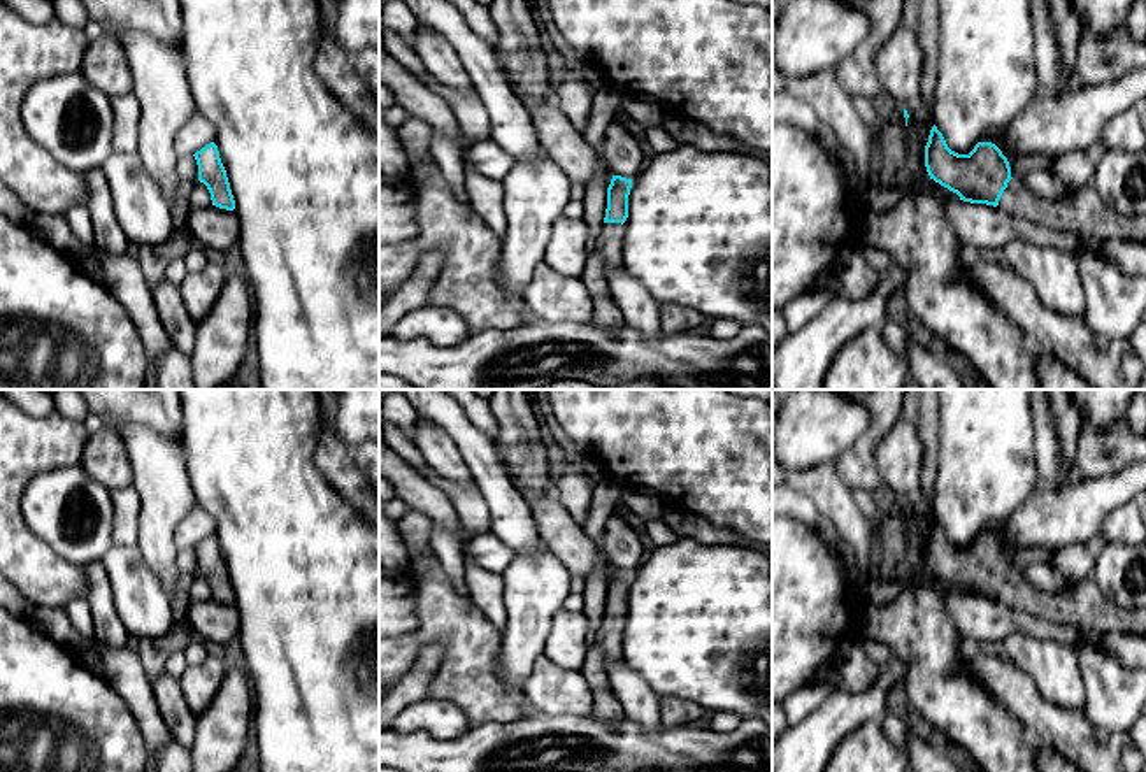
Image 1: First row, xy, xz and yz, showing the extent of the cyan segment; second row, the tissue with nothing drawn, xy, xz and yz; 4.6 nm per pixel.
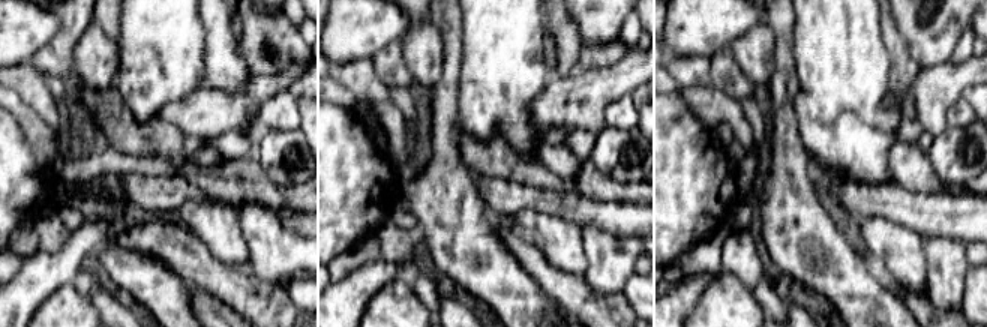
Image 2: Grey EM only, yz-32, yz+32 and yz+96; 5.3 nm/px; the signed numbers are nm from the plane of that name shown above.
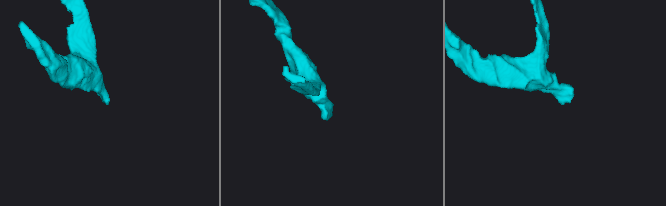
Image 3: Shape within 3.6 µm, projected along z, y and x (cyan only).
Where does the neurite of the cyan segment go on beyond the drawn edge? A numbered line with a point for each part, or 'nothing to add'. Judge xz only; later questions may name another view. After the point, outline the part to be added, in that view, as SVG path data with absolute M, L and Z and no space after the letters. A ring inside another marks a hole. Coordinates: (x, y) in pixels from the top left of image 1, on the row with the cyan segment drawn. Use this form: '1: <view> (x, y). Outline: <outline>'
1: xz (608, 257). Outline: M604 223L597 247L588 256L581 275L593 300L591 323L597 326L620 326L625 323L609 288L609 274L623 268L623 235L625 225Z

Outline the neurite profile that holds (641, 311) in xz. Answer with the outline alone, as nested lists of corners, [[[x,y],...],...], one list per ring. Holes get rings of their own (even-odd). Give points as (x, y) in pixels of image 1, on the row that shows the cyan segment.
[[[625,268],[612,270],[609,274],[609,288],[627,326],[649,337],[663,333],[660,326],[660,304],[639,279]]]

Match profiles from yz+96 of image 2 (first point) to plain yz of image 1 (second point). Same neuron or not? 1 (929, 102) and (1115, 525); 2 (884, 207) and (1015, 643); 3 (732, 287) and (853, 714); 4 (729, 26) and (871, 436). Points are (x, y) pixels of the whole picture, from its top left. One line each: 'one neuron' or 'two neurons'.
1: two neurons
2: two neurons
3: two neurons
4: two neurons

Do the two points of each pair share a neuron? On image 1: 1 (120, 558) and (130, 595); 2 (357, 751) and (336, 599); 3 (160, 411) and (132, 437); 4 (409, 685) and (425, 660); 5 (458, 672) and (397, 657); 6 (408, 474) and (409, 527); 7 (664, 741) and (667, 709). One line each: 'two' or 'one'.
1: one
2: one
3: two
4: one
5: one
6: two
7: two

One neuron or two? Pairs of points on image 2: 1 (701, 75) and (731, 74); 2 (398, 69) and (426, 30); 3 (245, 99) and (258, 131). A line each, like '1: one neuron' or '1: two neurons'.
1: two neurons
2: two neurons
3: two neurons

